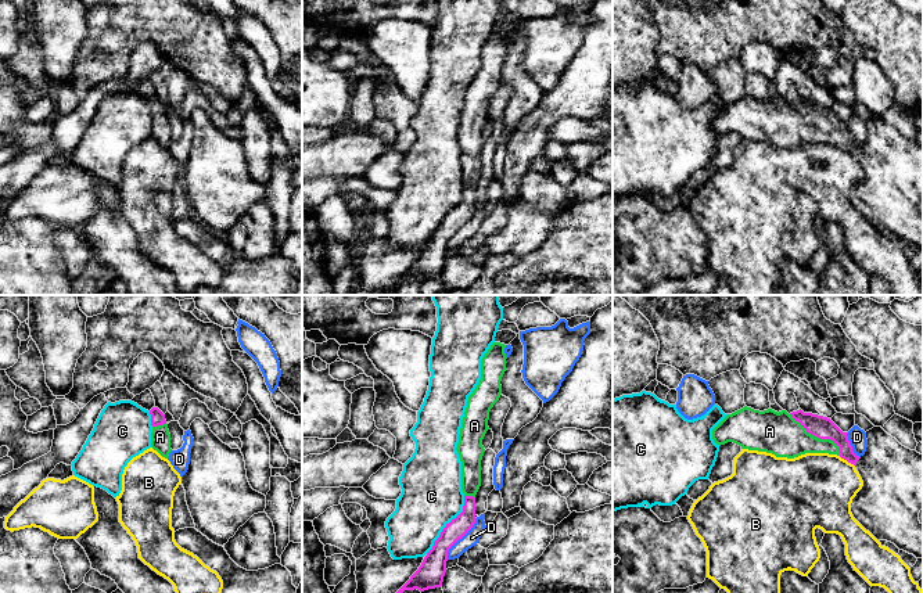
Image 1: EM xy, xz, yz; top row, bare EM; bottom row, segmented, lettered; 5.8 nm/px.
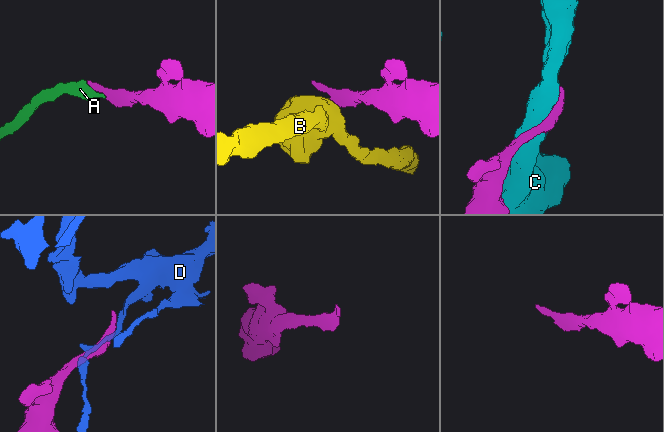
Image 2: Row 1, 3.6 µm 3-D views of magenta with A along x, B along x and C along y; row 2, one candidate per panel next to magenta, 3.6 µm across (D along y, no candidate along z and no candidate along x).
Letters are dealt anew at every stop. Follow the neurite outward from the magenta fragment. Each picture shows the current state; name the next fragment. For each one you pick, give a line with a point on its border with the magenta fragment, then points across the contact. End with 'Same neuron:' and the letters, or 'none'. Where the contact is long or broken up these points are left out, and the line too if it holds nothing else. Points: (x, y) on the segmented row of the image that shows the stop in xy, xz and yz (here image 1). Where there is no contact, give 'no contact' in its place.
A: contact yz (818, 437); way yz (821, 427), (818, 437), (779, 434)
Same neuron: A

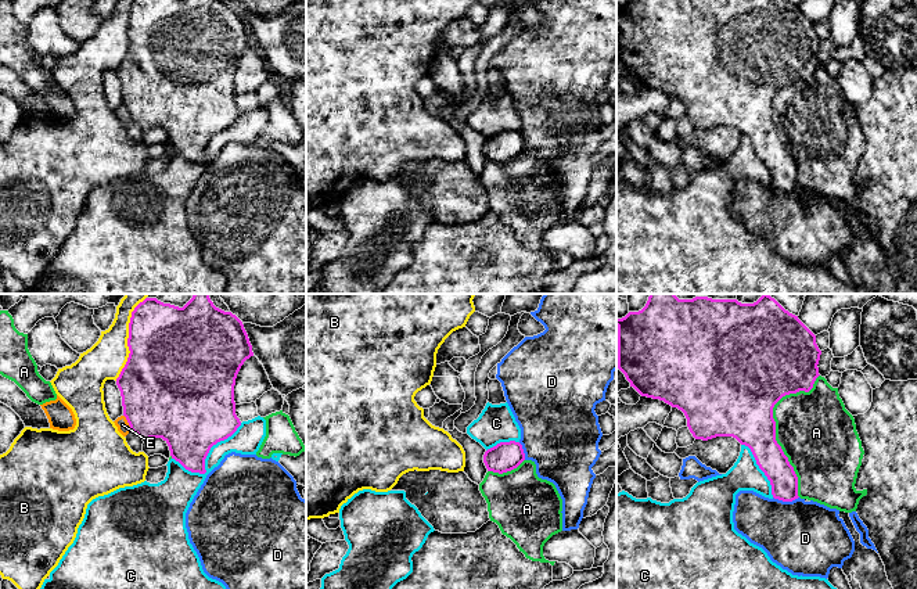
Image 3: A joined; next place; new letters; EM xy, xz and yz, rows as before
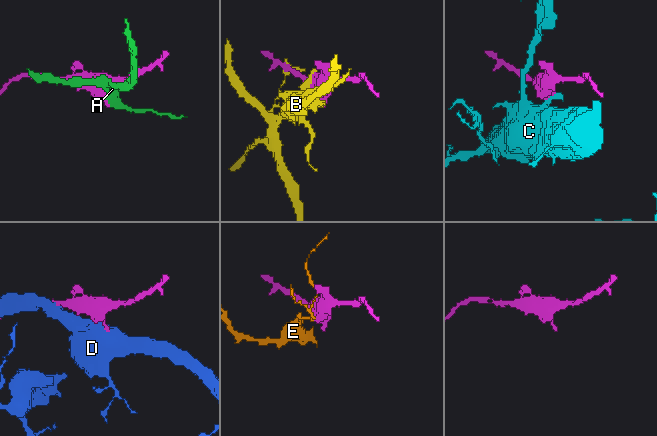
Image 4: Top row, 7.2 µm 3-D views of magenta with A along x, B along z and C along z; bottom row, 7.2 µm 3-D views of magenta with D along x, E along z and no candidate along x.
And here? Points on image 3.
Same neuron: none

